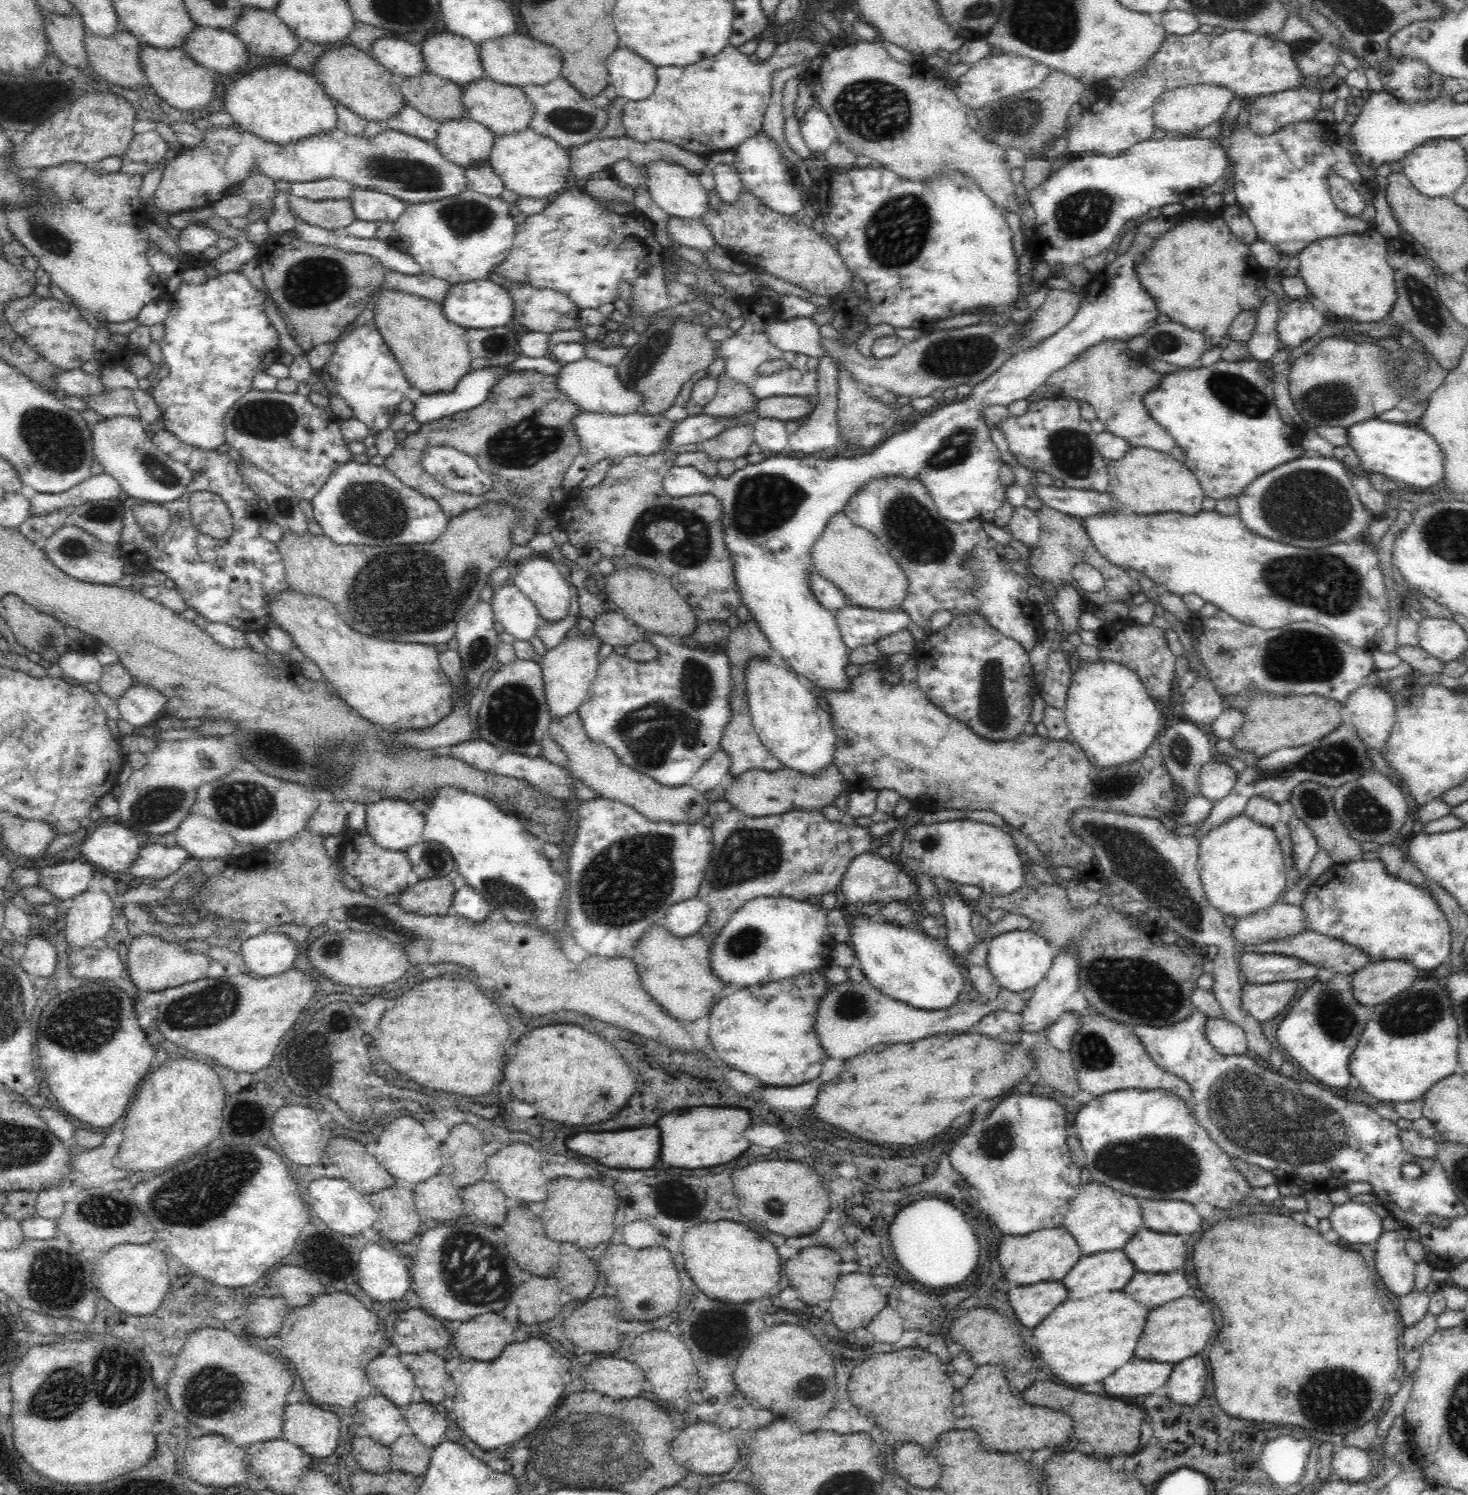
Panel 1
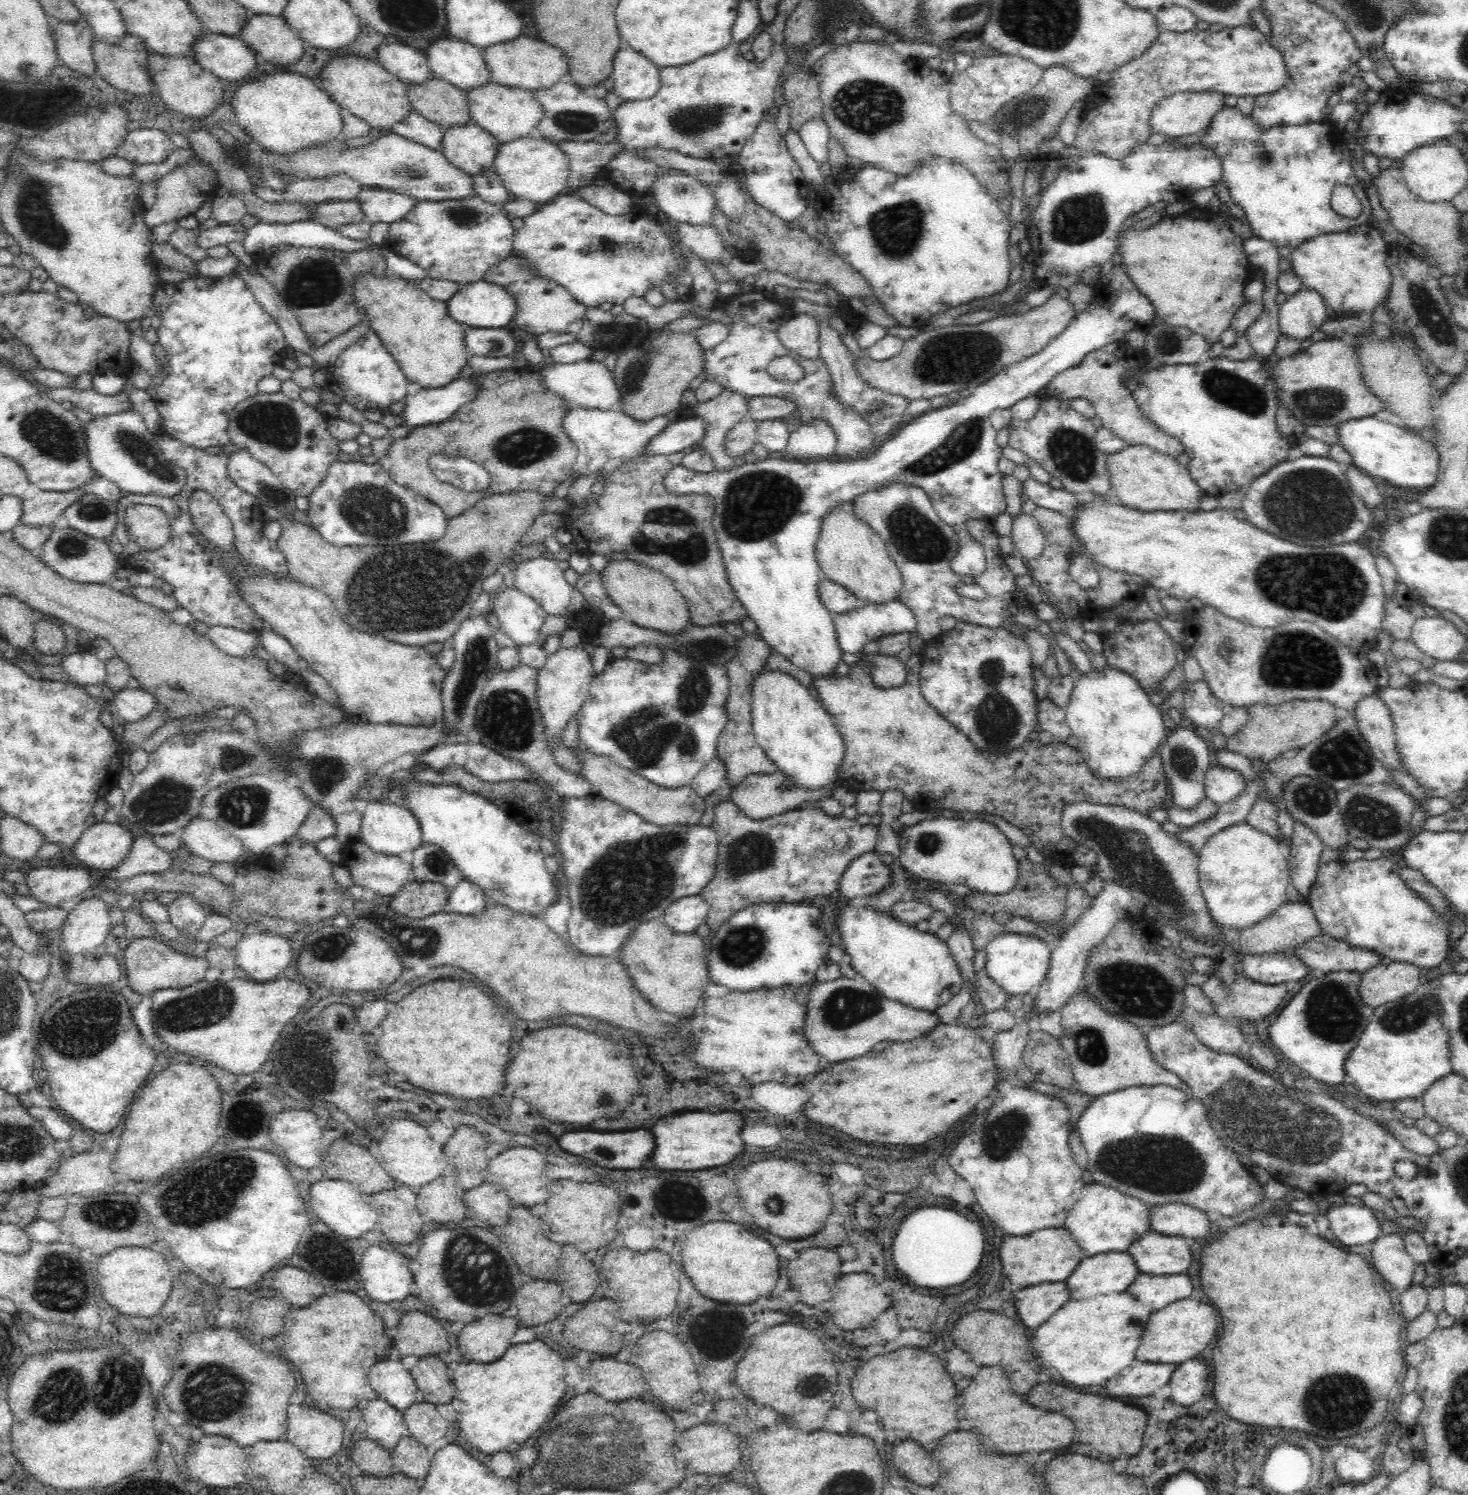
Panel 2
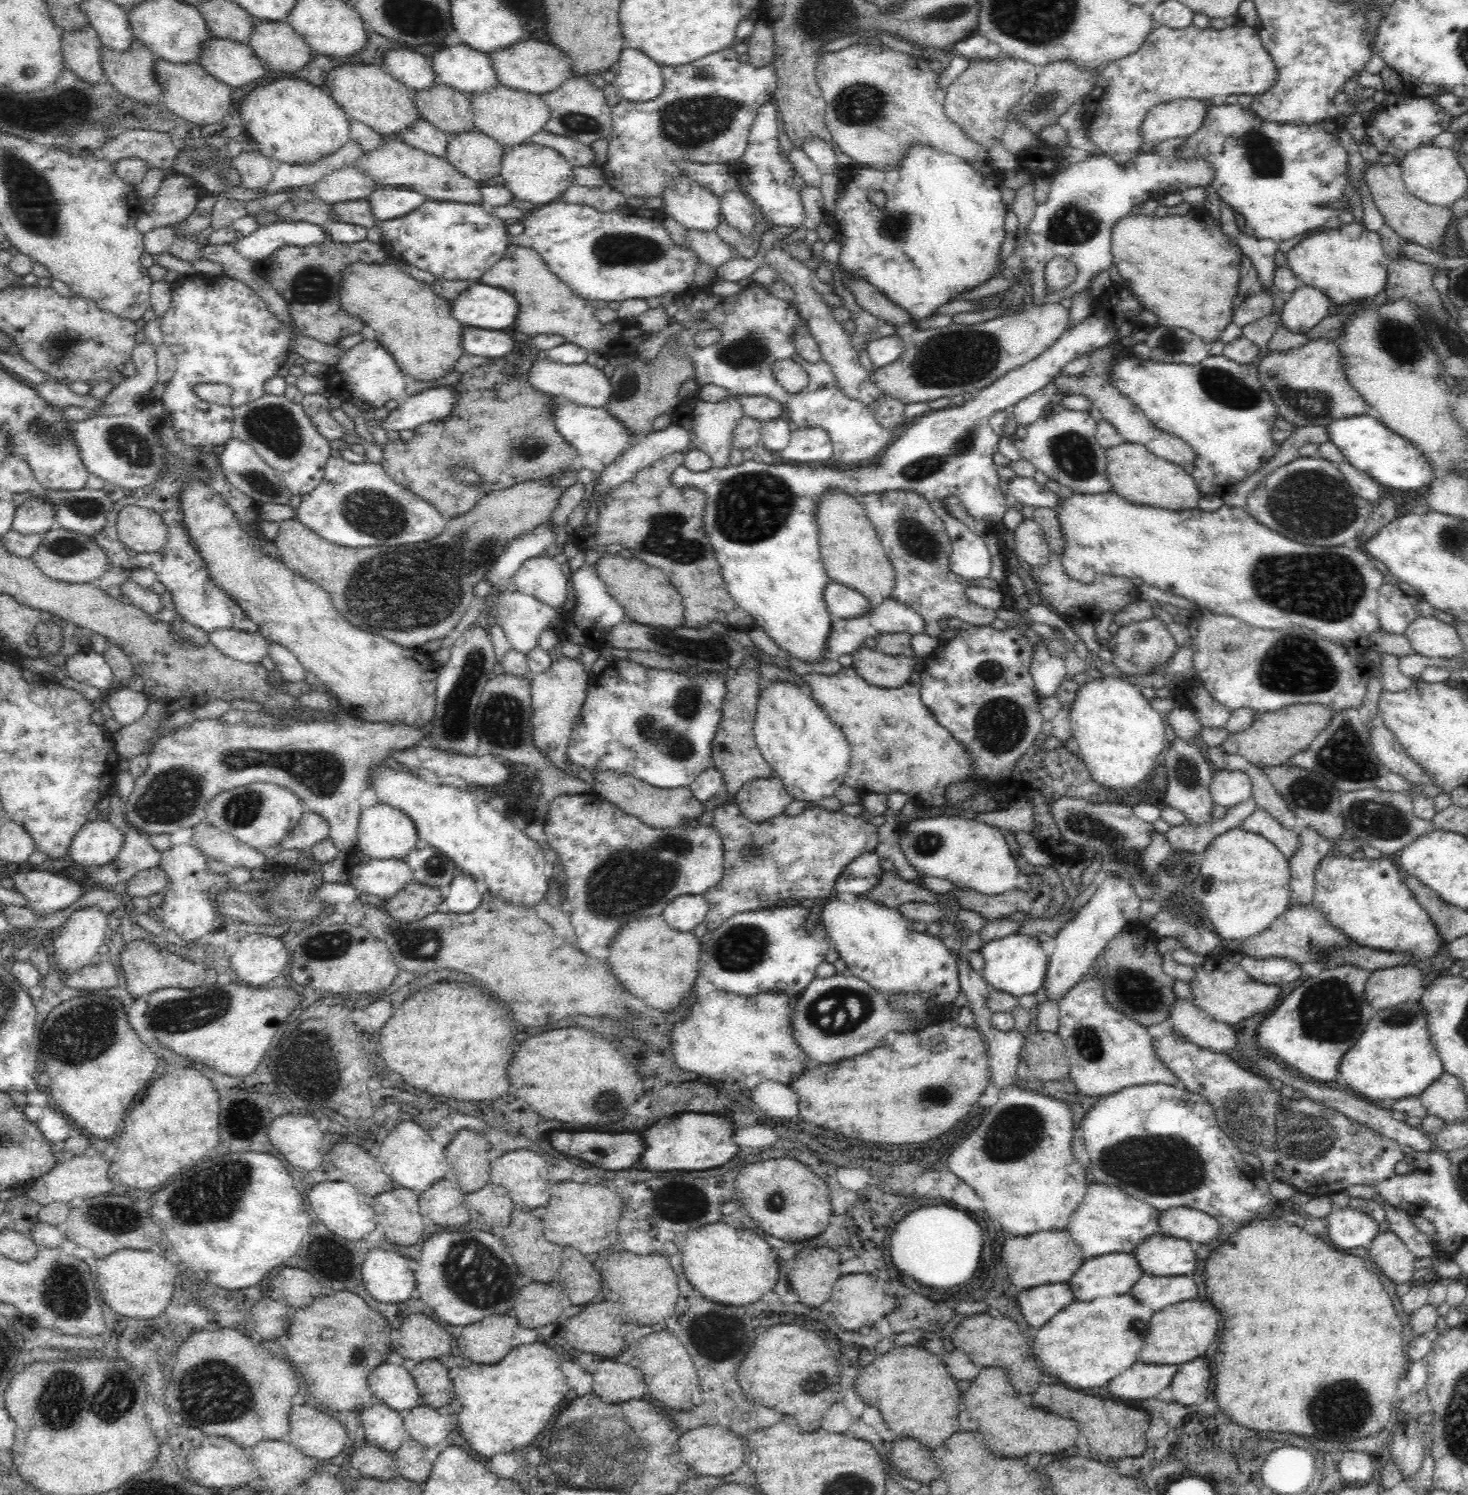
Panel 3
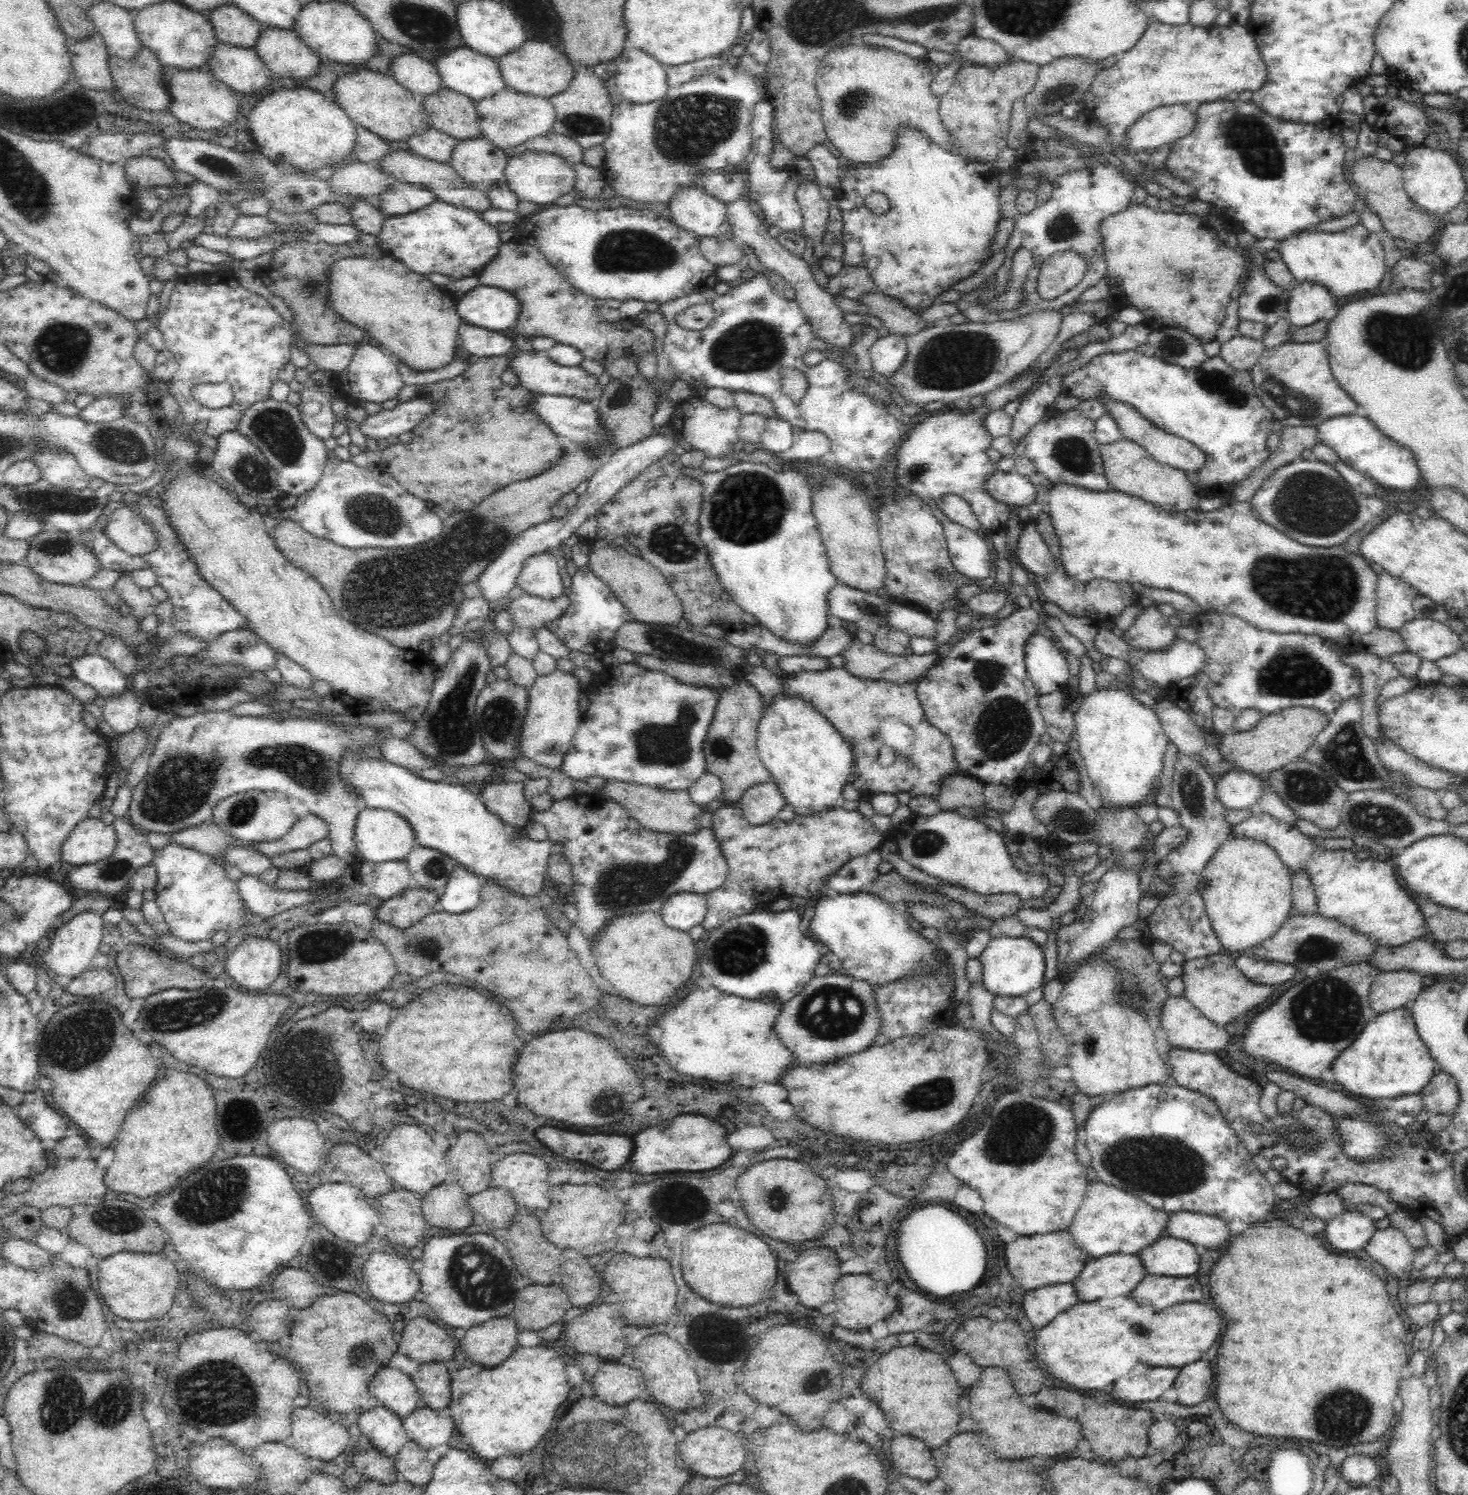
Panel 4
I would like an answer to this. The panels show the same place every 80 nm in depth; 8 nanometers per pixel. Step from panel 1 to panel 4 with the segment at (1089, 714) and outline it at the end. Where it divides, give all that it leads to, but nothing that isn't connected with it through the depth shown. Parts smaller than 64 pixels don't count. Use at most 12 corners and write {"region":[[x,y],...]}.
{"region":[[1126,687],[1084,696],[1079,753],[1108,808],[1146,802],[1168,737]]}

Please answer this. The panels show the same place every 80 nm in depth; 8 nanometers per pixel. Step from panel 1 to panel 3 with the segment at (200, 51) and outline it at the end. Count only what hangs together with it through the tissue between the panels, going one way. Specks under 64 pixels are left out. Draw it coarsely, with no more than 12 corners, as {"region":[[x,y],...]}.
{"region":[[213,37],[198,63],[232,88],[264,83],[249,43]]}

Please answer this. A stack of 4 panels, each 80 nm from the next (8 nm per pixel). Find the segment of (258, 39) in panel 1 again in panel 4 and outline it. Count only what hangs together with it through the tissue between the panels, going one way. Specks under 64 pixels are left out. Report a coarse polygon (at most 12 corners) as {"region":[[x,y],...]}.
{"region":[[262,28],[255,49],[279,80],[312,79],[321,59],[292,29]]}

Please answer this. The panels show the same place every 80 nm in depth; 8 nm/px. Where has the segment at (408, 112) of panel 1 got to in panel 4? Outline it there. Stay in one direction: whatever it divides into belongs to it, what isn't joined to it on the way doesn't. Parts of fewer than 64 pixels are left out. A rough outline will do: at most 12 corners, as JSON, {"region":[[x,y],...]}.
{"region":[[430,126],[405,147],[428,160],[450,163],[455,138]]}

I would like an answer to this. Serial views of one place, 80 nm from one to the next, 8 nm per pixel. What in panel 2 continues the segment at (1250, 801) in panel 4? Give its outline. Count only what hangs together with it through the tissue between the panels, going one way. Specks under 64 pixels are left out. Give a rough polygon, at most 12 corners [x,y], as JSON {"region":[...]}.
{"region":[[1207,770],[1207,798],[1217,805],[1231,802],[1247,788],[1237,770]]}

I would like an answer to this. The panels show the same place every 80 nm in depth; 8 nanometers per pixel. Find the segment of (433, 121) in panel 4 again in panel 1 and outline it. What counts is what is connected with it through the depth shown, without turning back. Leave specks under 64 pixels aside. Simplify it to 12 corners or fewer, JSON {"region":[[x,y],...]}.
{"region":[[406,78],[406,105],[436,122],[466,117],[461,86]]}

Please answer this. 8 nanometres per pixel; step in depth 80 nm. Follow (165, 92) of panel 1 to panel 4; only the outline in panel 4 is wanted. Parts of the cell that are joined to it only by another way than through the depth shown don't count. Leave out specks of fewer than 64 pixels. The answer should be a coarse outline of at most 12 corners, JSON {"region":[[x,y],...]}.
{"region":[[164,67],[171,113],[224,131],[240,98],[208,70]]}

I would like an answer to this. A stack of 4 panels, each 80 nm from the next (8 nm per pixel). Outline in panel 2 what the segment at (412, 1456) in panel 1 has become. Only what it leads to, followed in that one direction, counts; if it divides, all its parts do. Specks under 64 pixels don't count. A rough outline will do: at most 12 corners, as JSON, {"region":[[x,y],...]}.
{"region":[[414,1437],[390,1450],[397,1472],[424,1479],[431,1460]]}

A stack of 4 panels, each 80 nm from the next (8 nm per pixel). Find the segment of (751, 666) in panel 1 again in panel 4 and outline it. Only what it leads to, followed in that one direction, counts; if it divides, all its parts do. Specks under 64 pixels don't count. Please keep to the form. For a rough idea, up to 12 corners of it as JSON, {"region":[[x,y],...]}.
{"region":[[782,693],[757,728],[762,765],[796,817],[841,805],[852,749]]}

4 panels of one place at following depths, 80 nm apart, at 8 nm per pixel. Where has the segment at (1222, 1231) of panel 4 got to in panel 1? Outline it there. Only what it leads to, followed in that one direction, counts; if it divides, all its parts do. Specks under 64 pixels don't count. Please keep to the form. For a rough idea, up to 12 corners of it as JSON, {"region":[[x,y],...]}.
{"region":[[1141,1200],[1144,1226],[1166,1234],[1202,1228],[1195,1206]]}

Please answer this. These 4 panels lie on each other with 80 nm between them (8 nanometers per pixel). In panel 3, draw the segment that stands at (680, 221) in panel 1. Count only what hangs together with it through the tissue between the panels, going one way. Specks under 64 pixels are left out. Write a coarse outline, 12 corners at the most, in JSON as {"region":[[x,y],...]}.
{"region":[[688,229],[687,244],[714,269],[737,256],[716,231]]}

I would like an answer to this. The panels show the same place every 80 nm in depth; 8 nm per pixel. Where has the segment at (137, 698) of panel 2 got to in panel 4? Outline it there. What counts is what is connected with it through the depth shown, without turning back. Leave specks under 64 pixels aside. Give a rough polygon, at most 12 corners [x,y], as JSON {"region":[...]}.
{"region":[[128,689],[106,698],[103,719],[117,735],[138,725],[141,704]]}

